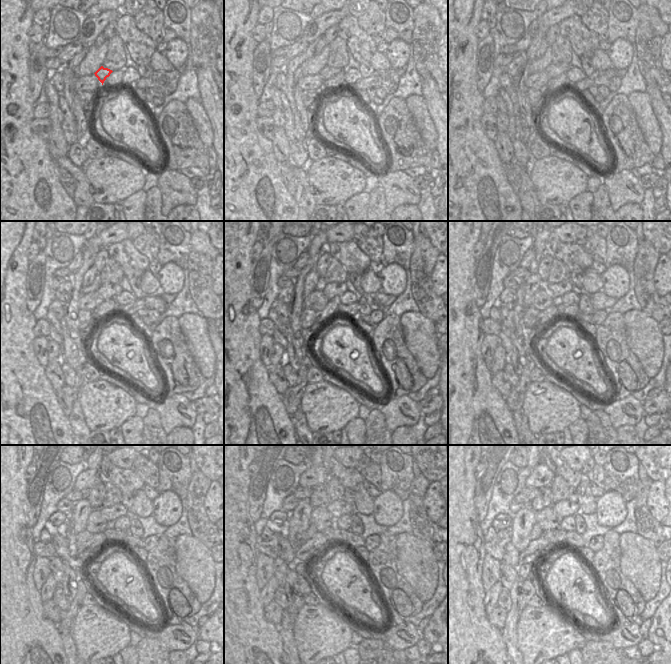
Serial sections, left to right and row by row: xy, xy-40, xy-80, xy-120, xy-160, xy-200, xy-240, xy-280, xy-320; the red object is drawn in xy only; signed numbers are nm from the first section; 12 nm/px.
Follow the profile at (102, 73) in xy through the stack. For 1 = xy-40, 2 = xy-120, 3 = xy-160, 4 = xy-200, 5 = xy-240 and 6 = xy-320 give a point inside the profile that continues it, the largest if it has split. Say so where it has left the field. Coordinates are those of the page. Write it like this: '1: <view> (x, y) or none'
1: xy-40 (327, 72)
2: xy-120 (106, 291)
3: xy-160 (333, 290)
4: xy-200 (557, 290)
5: xy-240 (116, 511)
6: xy-320 (564, 508)

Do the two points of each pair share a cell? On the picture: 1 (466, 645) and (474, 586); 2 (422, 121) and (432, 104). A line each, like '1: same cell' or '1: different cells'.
1: same cell
2: different cells

